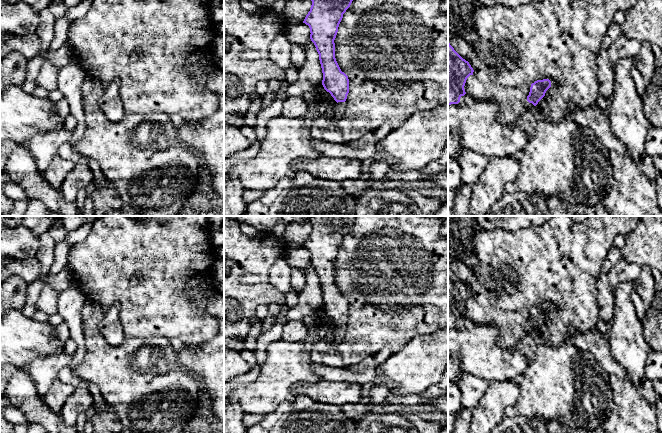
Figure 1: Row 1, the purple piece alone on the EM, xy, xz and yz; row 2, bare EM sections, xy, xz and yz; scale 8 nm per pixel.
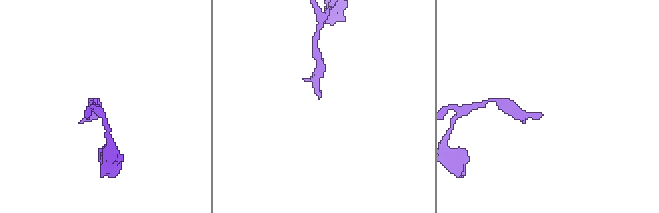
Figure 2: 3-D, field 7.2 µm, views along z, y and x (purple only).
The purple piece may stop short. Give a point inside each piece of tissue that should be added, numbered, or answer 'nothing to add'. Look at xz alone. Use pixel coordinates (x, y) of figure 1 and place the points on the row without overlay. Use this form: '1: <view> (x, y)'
1: xz (339, 332)

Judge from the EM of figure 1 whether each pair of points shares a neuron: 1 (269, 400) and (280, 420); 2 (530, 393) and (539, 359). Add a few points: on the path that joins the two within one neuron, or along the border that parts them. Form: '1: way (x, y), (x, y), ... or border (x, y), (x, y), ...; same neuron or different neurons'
1: border (277, 409), (265, 416); different neurons
2: way (538, 385), (539, 367); same neuron

